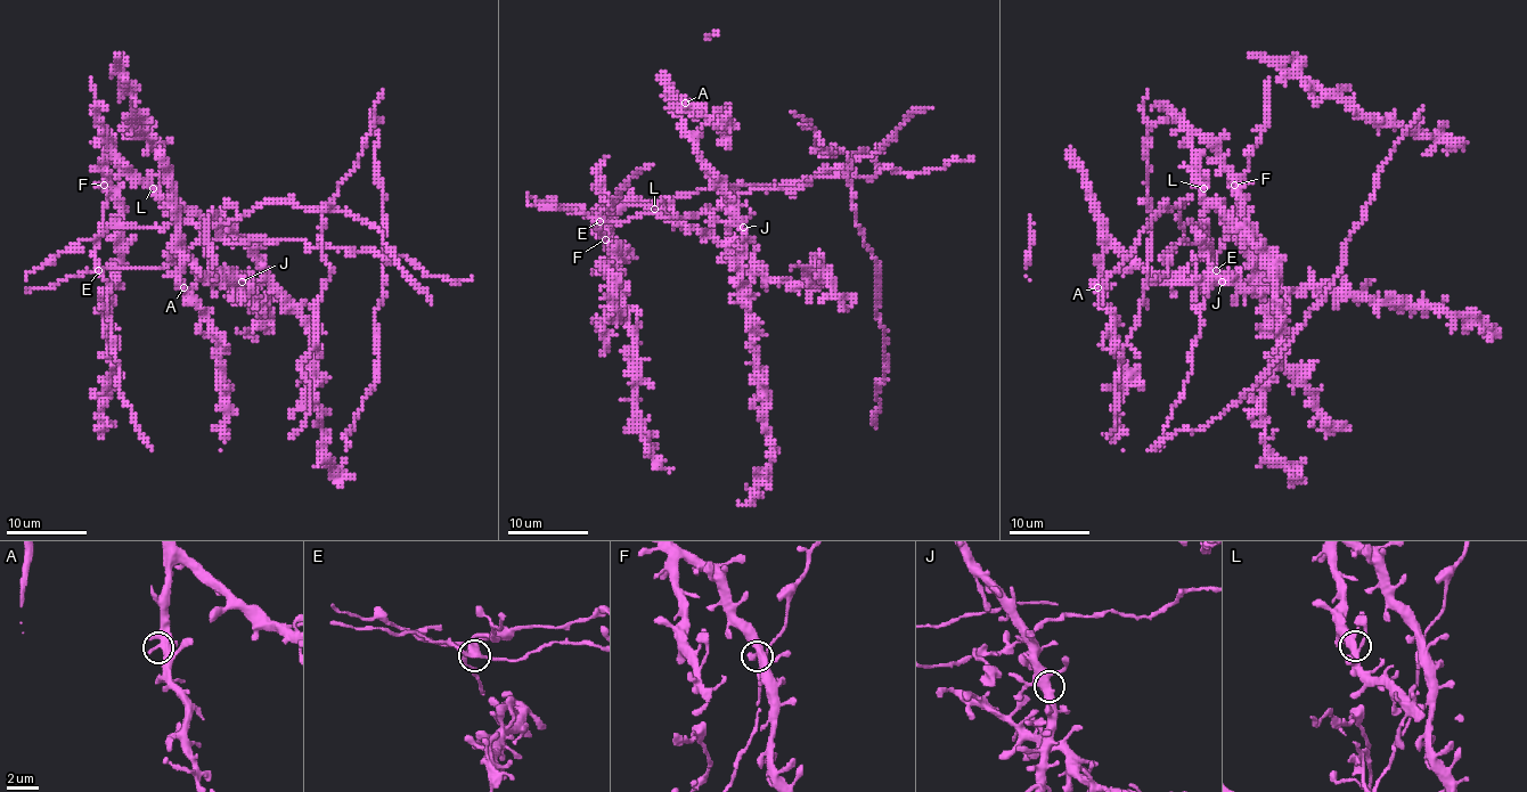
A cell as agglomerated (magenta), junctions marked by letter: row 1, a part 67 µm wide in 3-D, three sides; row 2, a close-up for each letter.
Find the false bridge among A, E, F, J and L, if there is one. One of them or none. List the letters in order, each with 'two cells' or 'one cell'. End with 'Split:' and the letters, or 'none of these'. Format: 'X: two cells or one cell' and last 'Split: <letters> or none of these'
A: one cell
E: two cells
F: one cell
J: one cell
L: one cell
Split: E

